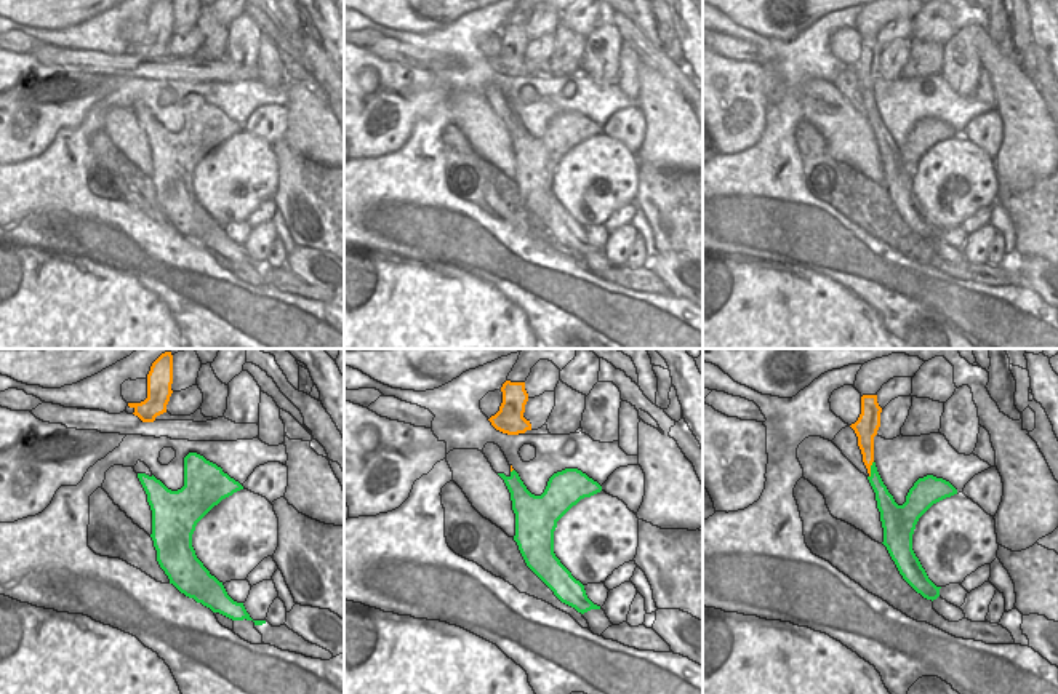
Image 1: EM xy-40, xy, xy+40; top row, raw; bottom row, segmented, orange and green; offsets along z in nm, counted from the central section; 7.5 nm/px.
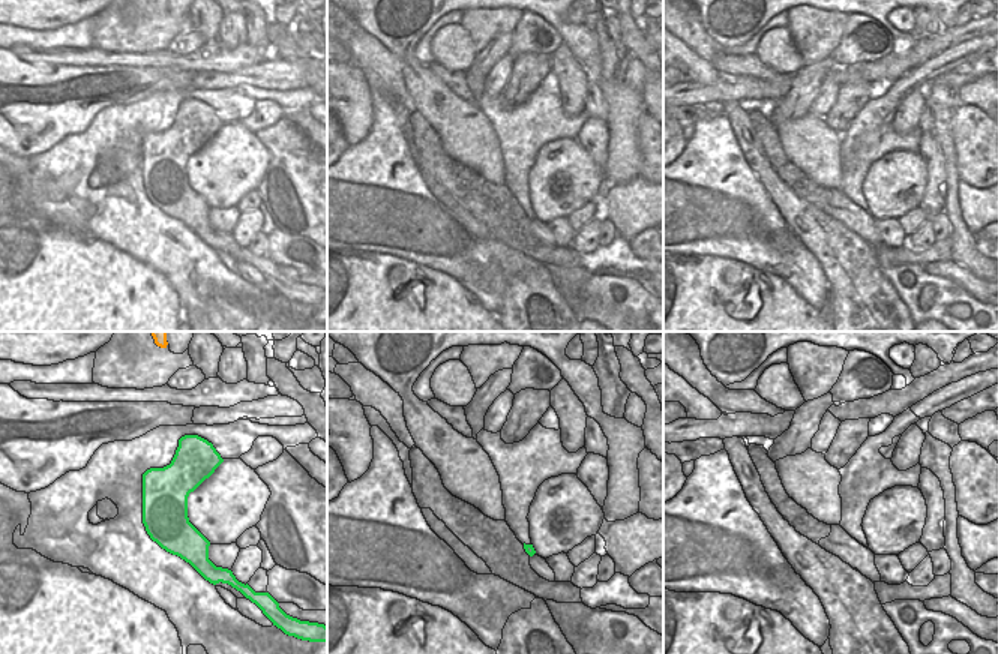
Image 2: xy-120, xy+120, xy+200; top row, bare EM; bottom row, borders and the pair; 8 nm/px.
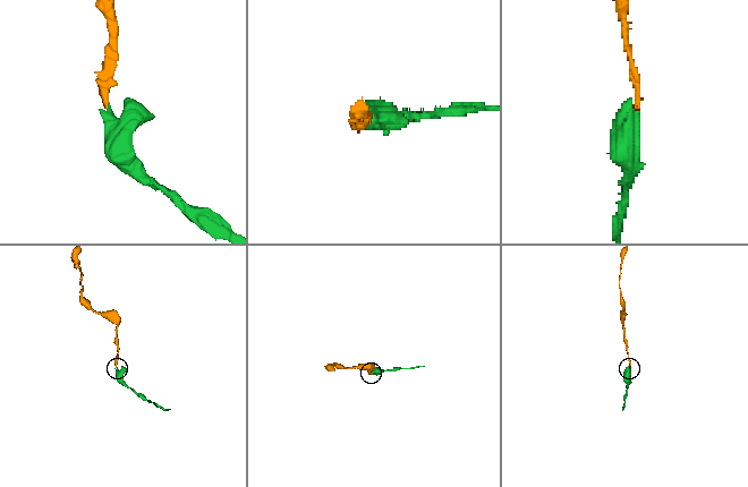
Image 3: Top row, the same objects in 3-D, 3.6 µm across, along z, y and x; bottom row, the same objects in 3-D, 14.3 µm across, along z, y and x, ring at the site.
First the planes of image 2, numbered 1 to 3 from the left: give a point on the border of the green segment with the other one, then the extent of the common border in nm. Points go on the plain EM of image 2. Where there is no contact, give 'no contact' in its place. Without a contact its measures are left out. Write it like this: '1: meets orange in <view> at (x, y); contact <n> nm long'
1: no contact
2: no contact
3: no contact

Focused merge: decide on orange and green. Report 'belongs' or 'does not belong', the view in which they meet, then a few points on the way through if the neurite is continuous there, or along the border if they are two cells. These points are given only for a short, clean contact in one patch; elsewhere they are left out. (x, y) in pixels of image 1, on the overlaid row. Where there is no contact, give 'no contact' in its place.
belongs | xy+40

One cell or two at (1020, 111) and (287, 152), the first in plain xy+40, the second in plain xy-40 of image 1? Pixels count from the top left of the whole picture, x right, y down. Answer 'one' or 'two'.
two

